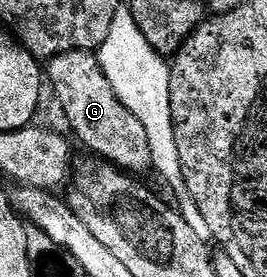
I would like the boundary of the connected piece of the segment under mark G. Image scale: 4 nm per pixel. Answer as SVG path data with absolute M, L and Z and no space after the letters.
M69 52L54 56L44 68L44 76L54 87L54 96L66 115L72 131L78 140L90 152L103 156L103 161L113 167L121 168L131 174L150 172L152 168L152 150L148 146L148 133L140 123L140 118L116 98L116 90L112 90L112 82L102 69L94 52Z

